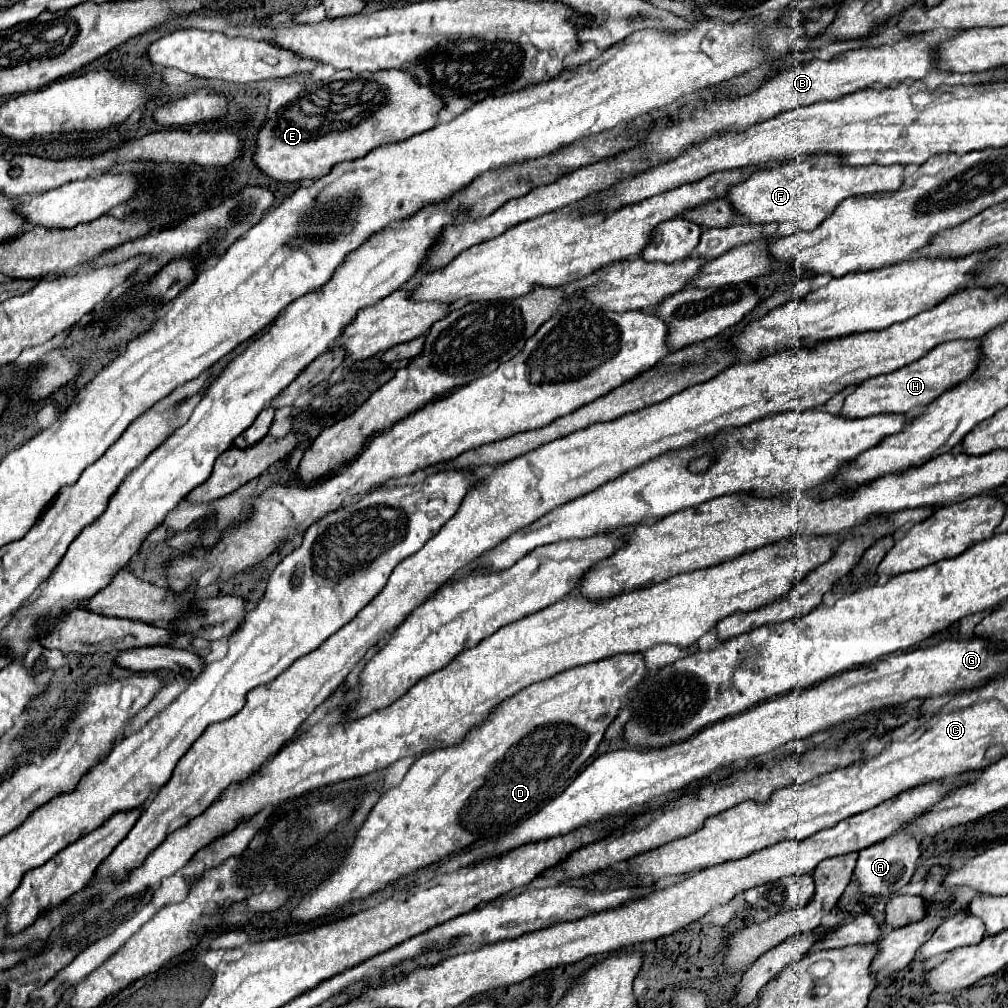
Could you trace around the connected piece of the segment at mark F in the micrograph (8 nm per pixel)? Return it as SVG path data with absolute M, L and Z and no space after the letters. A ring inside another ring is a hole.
M811 155L803 161L791 161L791 163L783 163L779 167L767 167L767 169L759 169L755 171L749 179L733 185L729 189L729 201L735 207L735 211L739 211L741 215L749 217L751 223L783 223L783 221L791 221L795 223L799 229L803 231L811 231L815 227L819 227L819 223L823 223L823 219L827 219L841 201L845 201L847 197L853 195L865 195L865 193L877 193L877 191L899 191L903 185L903 171L905 165L895 163L895 165L845 165L841 163L839 155Z

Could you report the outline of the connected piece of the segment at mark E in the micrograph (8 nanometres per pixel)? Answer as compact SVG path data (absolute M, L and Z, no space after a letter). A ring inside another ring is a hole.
M391 69L359 75L337 71L333 77L309 85L265 121L257 135L253 161L277 181L319 179L341 161L363 157L383 143L405 141L435 127L443 107L443 99L431 87L419 85L415 75L407 71Z

